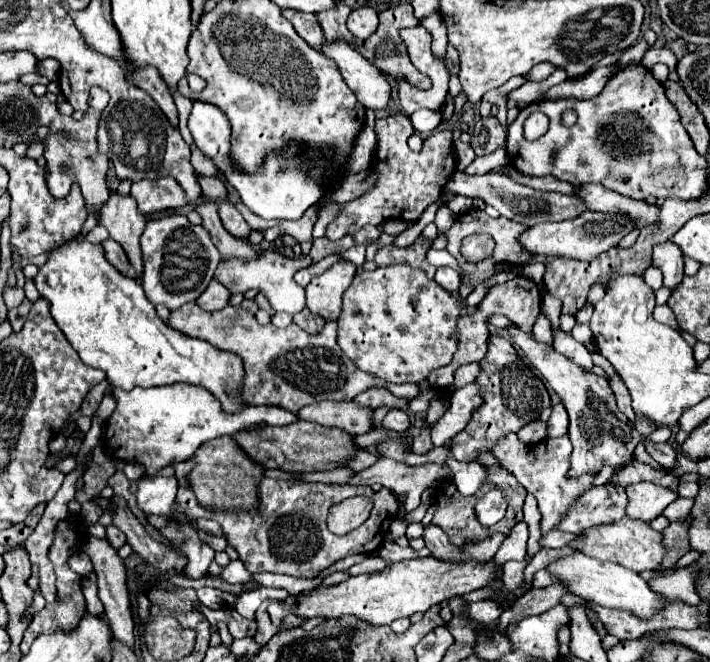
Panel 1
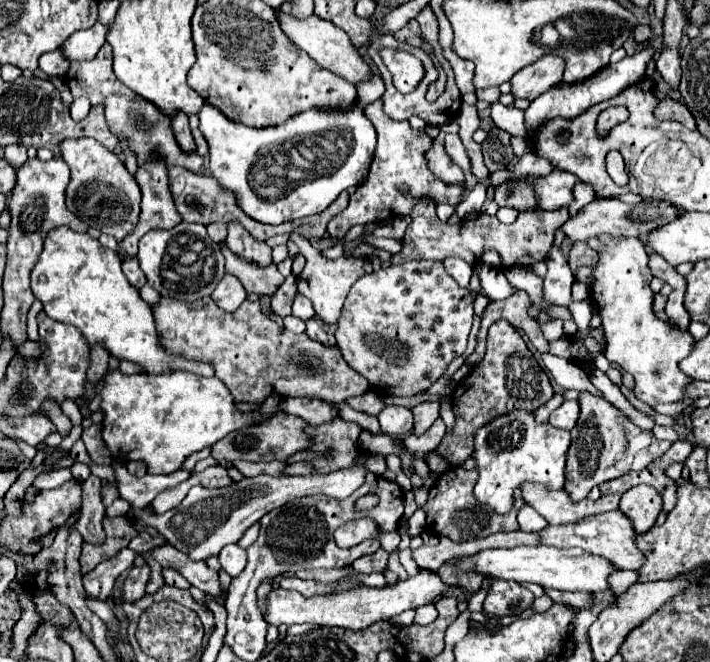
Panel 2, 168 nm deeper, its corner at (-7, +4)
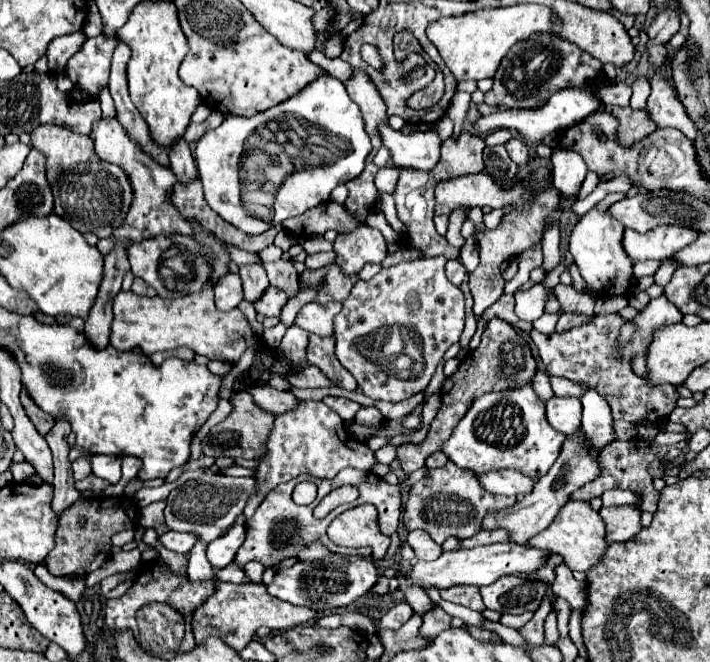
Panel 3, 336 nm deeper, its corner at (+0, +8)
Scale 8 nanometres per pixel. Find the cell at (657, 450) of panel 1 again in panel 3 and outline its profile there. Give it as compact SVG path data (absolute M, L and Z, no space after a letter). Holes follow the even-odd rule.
M577 431L575 435L567 437L567 441L563 443L563 451L559 453L559 459L553 463L553 467L547 471L547 475L541 477L533 485L533 491L527 493L523 499L519 499L513 507L487 513L485 519L483 519L483 527L481 529L487 529L487 531L505 529L509 533L509 541L511 543L525 545L535 533L539 533L539 531L549 527L549 523L559 513L559 507L571 497L573 491L583 487L587 481L593 481L597 475L599 475L597 457L595 459L591 459L589 455L581 455L579 457L579 431Z

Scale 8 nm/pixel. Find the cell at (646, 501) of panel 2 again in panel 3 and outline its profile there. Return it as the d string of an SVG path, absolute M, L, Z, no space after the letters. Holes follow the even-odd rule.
M601 507L599 511L605 529L607 529L607 543L619 541L625 543L637 535L641 529L639 517L641 513L635 507Z

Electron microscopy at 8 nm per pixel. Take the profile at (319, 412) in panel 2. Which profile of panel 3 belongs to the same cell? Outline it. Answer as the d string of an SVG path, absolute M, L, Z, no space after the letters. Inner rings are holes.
M269 385L253 387L249 393L251 393L255 405L259 405L261 409L265 409L265 411L269 411L273 415L289 411L297 403L297 397L293 393L289 393L289 391L277 391L277 389L269 387Z

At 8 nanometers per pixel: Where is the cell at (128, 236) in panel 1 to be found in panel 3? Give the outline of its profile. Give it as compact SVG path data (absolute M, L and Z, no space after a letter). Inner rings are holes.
M35 127L31 131L31 145L47 159L45 169L55 197L55 213L81 233L111 237L111 231L123 223L131 203L131 185L127 185L127 175L123 175L123 169L111 163L103 163L95 151L91 151L91 139L87 135L73 133L67 127Z

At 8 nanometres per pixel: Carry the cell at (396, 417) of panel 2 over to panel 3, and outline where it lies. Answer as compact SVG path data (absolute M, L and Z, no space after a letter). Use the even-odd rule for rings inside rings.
M361 407L357 413L355 413L355 423L359 425L381 425L383 423L383 415L377 407Z

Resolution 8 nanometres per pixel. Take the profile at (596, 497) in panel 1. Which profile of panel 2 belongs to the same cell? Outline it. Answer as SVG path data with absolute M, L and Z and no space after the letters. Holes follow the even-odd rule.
M522 483L522 493L526 503L534 507L548 525L570 525L582 517L614 511L620 505L620 495L602 495L596 501L588 497L572 501L566 491L548 491L546 487L538 487L538 483Z

